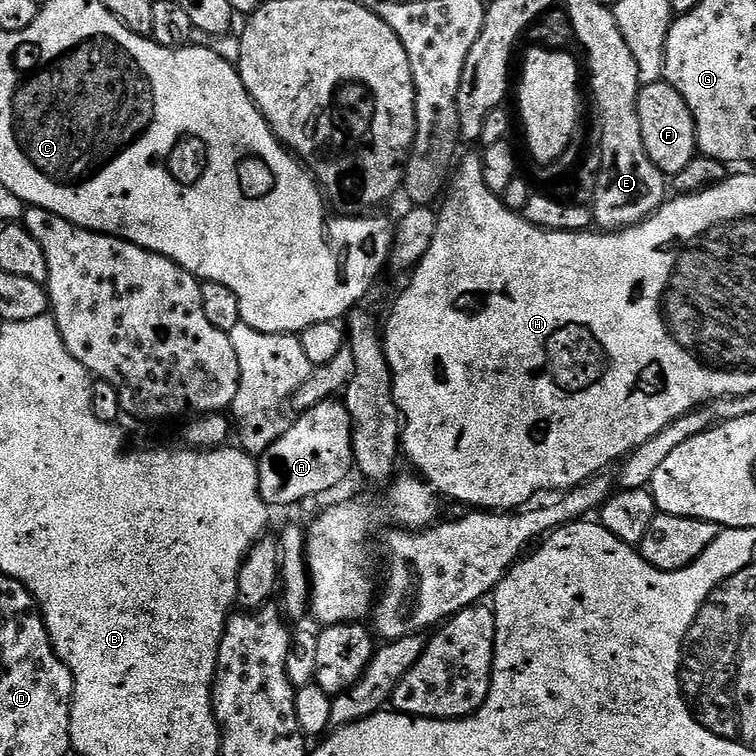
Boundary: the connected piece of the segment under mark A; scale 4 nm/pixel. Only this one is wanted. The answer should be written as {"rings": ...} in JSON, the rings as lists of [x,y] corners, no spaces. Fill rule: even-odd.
{"rings":[[[333,398],[318,402],[310,410],[299,413],[296,421],[289,423],[285,432],[268,450],[258,457],[258,486],[260,496],[270,506],[288,508],[300,504],[311,496],[332,492],[348,475],[353,475],[352,458],[353,425],[348,420],[348,410],[343,399]]]}

